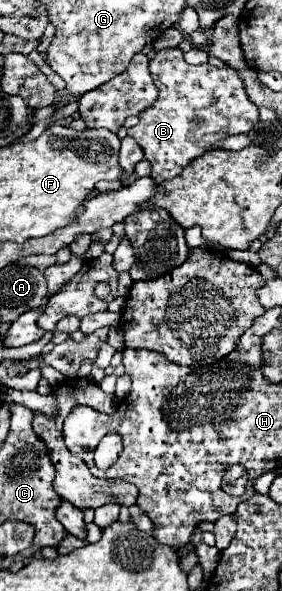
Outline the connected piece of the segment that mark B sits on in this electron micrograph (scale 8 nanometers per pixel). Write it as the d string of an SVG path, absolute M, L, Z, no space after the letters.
M177 47L159 51L155 55L155 59L149 63L149 69L151 69L151 77L153 77L153 83L155 83L159 95L157 95L157 101L139 115L139 123L135 127L127 129L127 135L133 137L141 145L145 159L153 167L151 179L155 183L177 177L181 173L181 169L185 169L185 165L189 165L189 161L203 155L211 145L223 141L229 135L249 133L259 121L259 111L249 101L245 87L243 87L243 81L239 79L235 69L213 67L209 63L189 65L183 59L183 51Z

